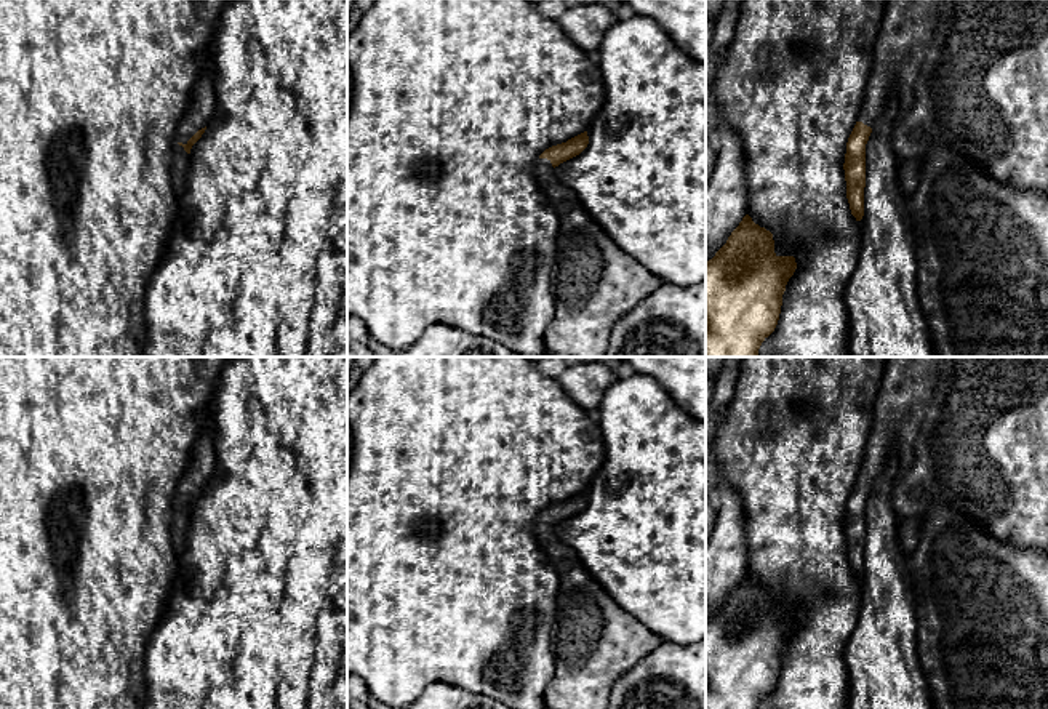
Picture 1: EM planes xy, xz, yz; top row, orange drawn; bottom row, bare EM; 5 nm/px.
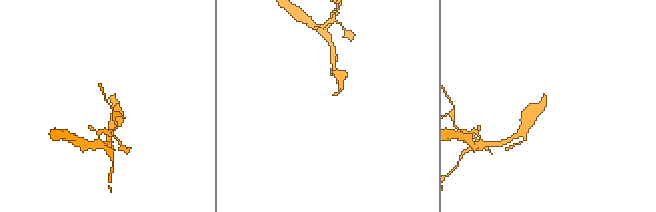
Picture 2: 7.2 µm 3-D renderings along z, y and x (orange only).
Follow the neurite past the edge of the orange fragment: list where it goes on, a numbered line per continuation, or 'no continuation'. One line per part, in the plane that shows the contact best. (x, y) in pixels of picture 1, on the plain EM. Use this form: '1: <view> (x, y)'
1: xy (200, 469)

